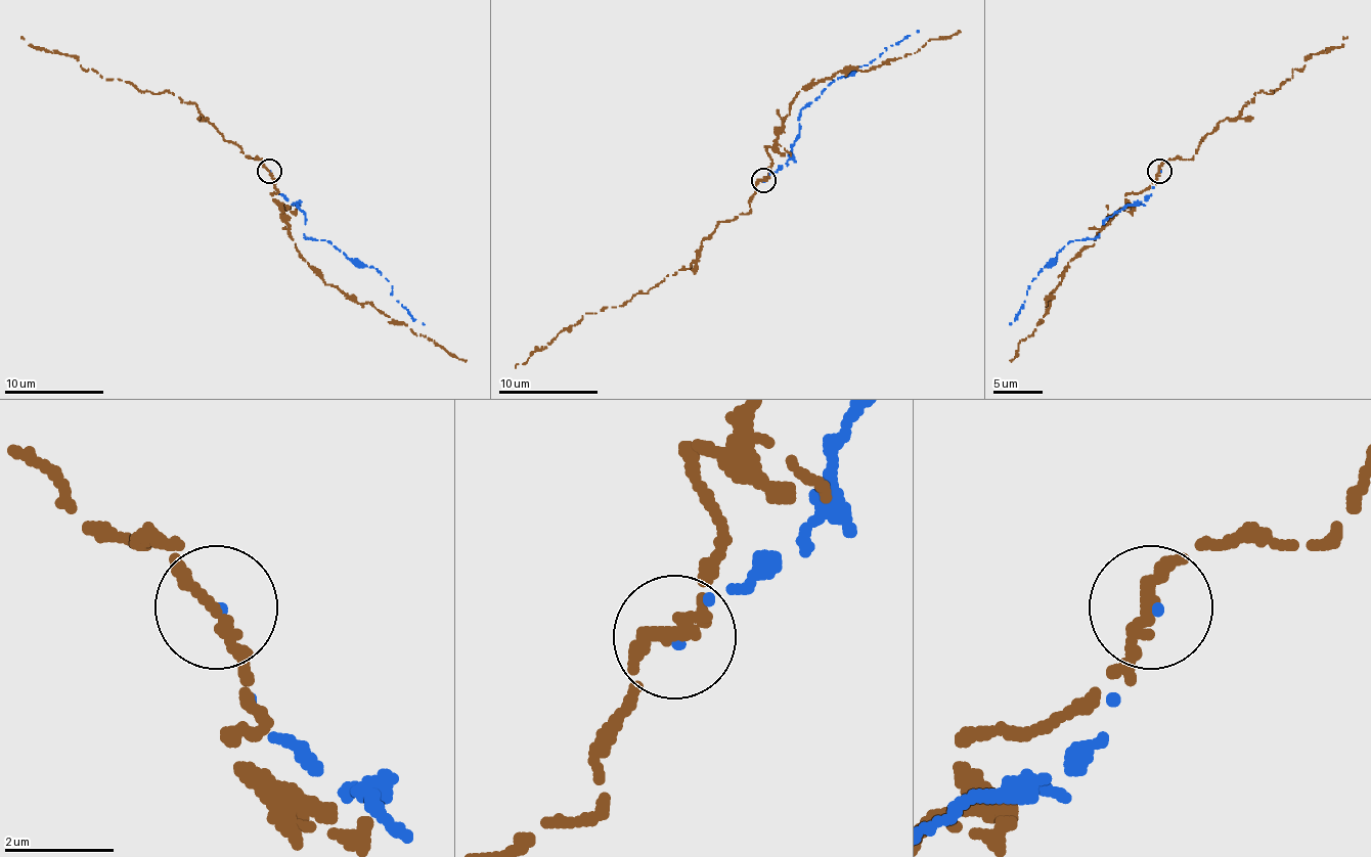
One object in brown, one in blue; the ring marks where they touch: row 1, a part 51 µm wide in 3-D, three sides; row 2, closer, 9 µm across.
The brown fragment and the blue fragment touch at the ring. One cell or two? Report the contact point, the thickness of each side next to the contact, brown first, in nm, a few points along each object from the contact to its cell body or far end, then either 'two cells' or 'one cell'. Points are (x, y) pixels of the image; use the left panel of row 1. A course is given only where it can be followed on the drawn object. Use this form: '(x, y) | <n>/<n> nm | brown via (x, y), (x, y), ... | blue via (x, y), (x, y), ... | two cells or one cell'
(269, 171) | 360/90 nm | brown via (268, 171), (261, 159), (226, 141), (194, 104), (139, 92), (20, 37) | blue via (268, 171), (278, 193), (306, 216), (306, 238), (327, 240), (372, 265), (397, 303), (425, 325) | two cells

